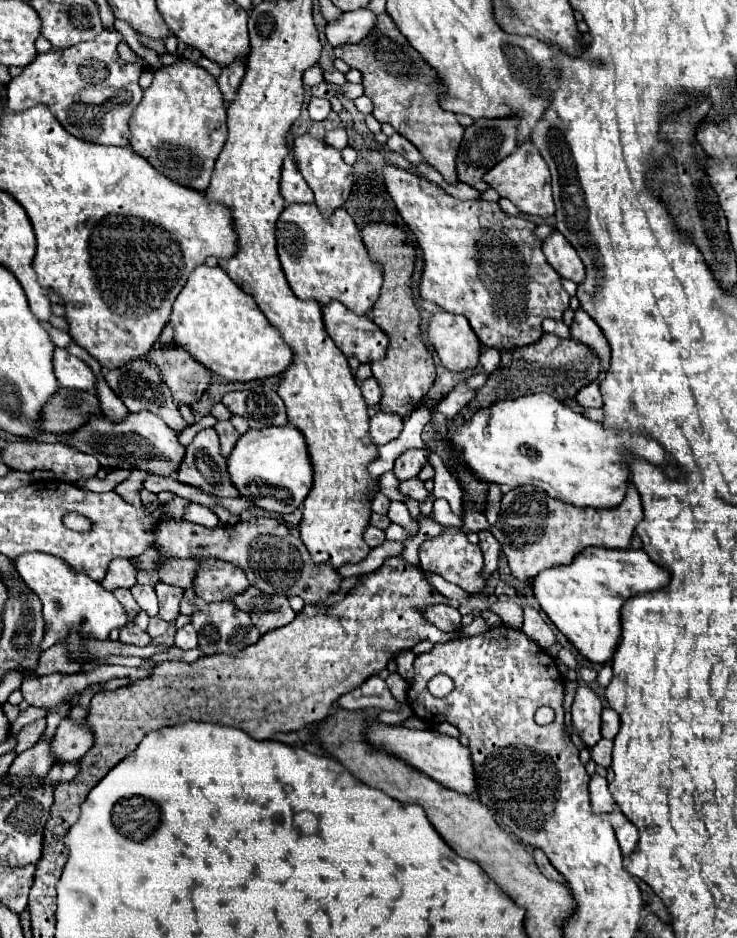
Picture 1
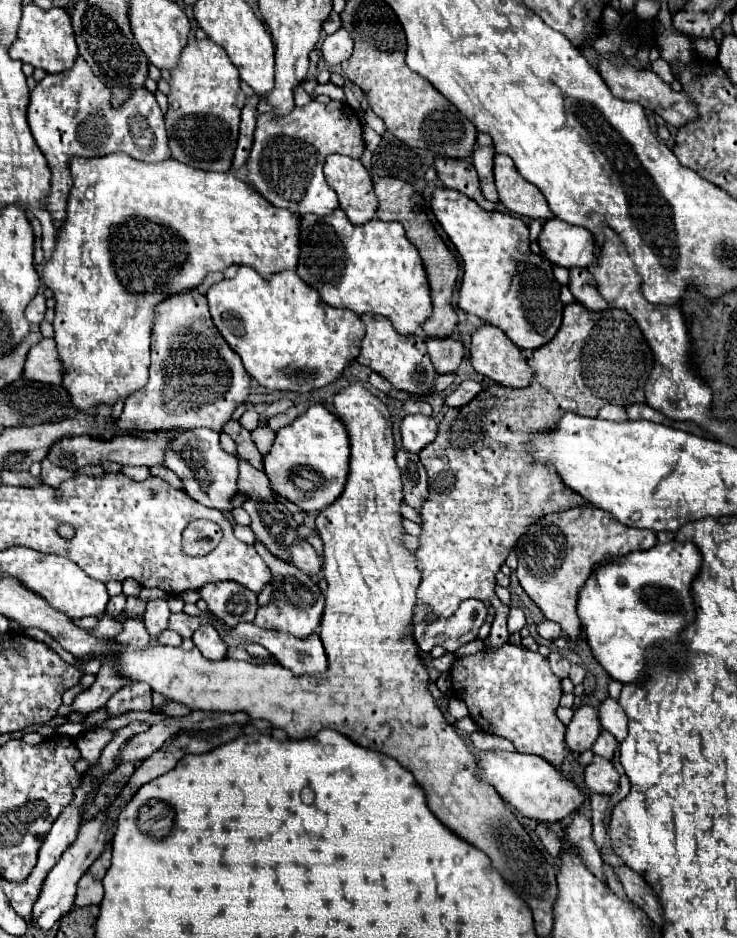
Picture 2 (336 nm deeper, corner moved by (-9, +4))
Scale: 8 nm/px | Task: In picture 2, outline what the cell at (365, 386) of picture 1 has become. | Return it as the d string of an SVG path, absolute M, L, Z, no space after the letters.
M452 334L448 338L430 338L426 346L432 364L440 374L454 372L464 358L464 344L458 334Z

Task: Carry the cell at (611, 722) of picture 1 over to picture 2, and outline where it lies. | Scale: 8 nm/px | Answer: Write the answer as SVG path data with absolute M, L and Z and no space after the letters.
M606 698L598 708L598 718L600 718L602 728L606 728L618 742L622 742L626 738L628 718L626 718L622 706L616 700Z

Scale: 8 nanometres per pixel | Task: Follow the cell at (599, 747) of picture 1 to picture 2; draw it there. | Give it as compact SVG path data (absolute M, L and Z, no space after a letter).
M602 728L598 740L596 740L594 746L592 746L592 752L598 754L598 756L604 756L604 758L612 758L614 752L616 752L616 748L618 748L618 742L614 740L614 736L610 736L610 732L606 732L606 730Z

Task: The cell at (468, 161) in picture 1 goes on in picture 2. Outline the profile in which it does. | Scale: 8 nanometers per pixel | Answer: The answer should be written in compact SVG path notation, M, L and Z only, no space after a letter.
M486 146L486 148L476 148L474 154L472 154L472 164L478 172L478 178L480 178L480 186L482 186L482 192L486 196L486 200L490 202L498 202L498 192L496 192L496 184L494 184L494 174L492 174L492 160L494 160L494 148L492 146Z

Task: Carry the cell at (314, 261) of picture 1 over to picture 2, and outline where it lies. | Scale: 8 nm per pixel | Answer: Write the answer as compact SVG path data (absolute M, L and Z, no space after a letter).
M338 208L330 216L314 216L306 214L300 220L300 262L298 274L304 282L316 288L322 300L334 308L348 308L356 314L382 314L390 318L392 326L406 336L414 336L424 320L432 314L432 298L428 276L424 270L424 262L416 250L416 246L406 238L400 222L382 222L370 220L362 226L350 224L346 214Z

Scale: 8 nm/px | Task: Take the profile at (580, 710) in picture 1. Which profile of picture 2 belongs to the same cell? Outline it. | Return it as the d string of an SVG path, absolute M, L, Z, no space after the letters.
M580 706L574 712L572 722L566 726L566 746L572 752L590 750L598 734L600 734L600 720L596 708Z

